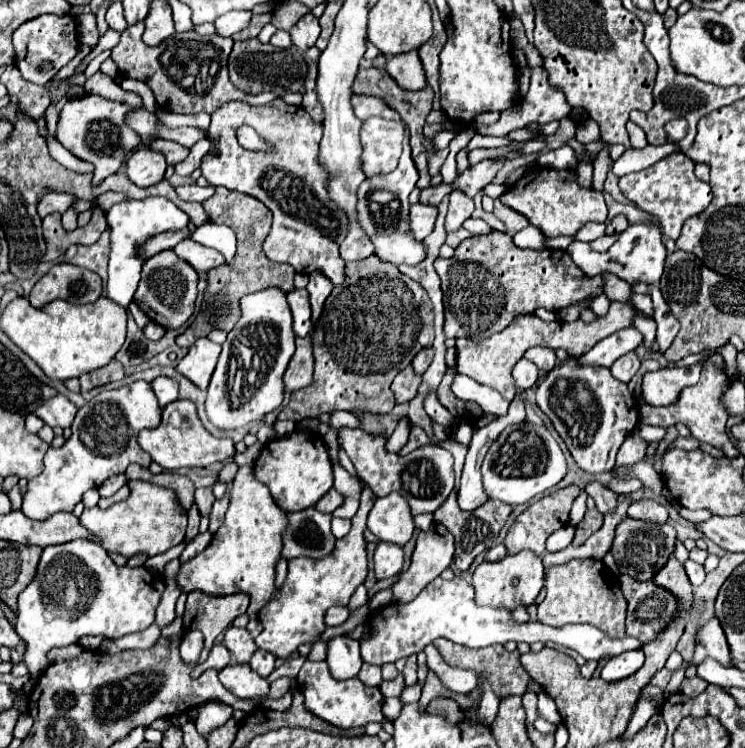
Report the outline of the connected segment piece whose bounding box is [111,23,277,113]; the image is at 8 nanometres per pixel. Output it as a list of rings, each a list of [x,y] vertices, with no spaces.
[[[143,23],[129,25],[121,33],[121,41],[111,49],[111,59],[117,63],[121,77],[143,81],[151,87],[157,107],[171,113],[213,113],[215,107],[223,101],[243,101],[249,105],[267,105],[277,95],[275,93],[257,93],[247,95],[241,89],[235,89],[227,77],[227,57],[233,47],[231,37],[219,35],[197,35],[195,31],[175,33],[155,47],[147,47],[141,41]]]

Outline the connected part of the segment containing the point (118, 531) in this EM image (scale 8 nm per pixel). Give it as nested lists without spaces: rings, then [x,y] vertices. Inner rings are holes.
[[[131,481],[131,495],[127,499],[113,503],[109,509],[85,509],[81,515],[81,525],[95,533],[109,553],[121,553],[127,559],[137,553],[151,557],[165,553],[183,541],[187,513],[179,509],[179,503],[169,489],[145,481]]]

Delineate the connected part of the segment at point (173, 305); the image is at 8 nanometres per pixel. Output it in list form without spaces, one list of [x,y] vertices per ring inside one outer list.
[[[171,249],[157,253],[155,257],[145,261],[143,271],[141,271],[139,289],[133,301],[139,305],[141,311],[145,311],[145,315],[153,323],[161,325],[167,331],[181,327],[193,315],[195,299],[197,299],[197,273],[195,269],[191,269],[191,265],[175,257]]]

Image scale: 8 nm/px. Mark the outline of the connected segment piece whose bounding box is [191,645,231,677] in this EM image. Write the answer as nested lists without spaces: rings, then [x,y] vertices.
[[[213,645],[209,657],[207,657],[203,663],[197,663],[197,665],[193,667],[191,677],[199,677],[199,675],[201,675],[203,671],[207,671],[207,669],[217,669],[217,671],[221,671],[221,669],[227,667],[229,663],[231,663],[231,653],[227,651],[227,647],[225,647],[225,645]]]

